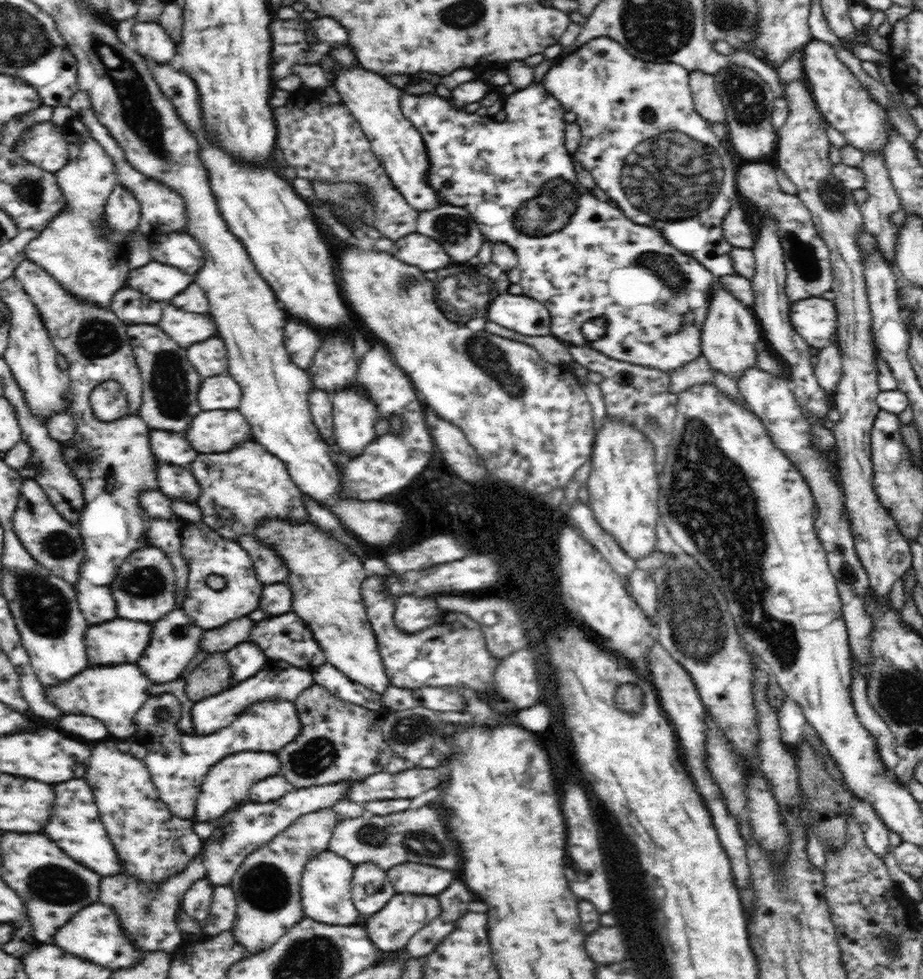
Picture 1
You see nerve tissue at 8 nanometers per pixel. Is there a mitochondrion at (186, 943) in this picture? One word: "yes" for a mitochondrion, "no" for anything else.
no

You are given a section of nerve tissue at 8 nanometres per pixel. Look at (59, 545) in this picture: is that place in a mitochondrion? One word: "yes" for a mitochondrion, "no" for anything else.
yes

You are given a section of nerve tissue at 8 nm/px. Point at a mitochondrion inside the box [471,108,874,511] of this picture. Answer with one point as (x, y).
(659, 172)

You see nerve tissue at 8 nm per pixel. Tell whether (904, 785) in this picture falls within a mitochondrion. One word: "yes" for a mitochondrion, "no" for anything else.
no

